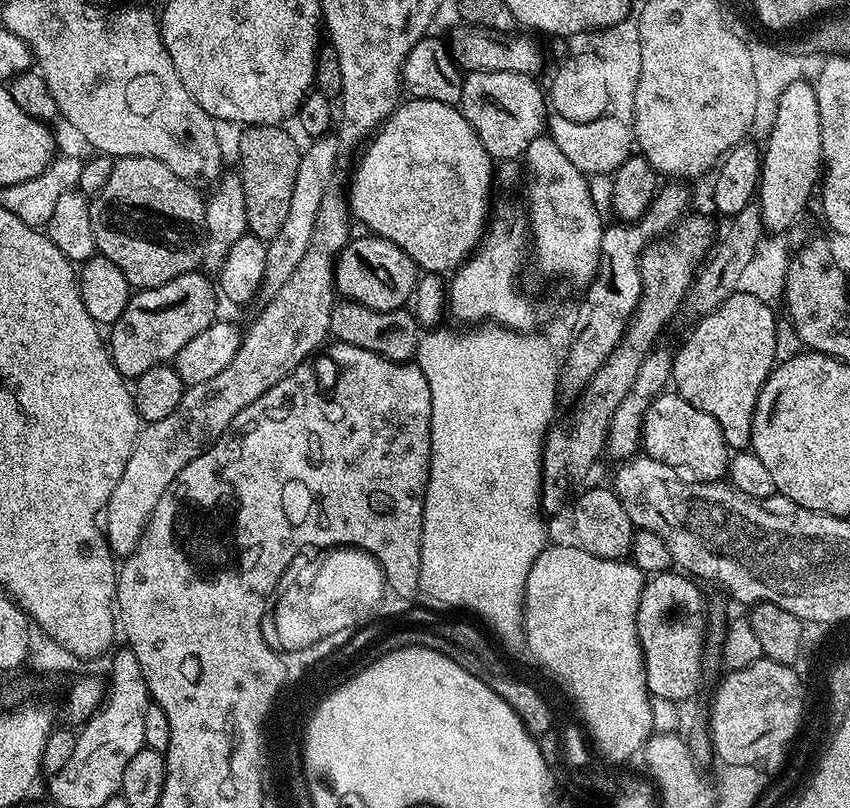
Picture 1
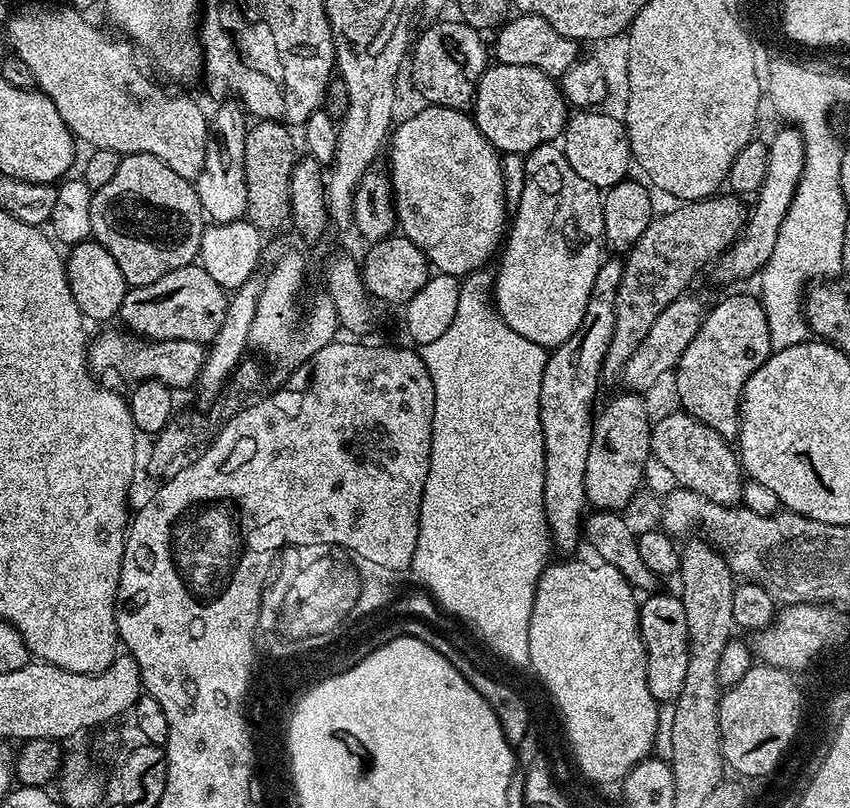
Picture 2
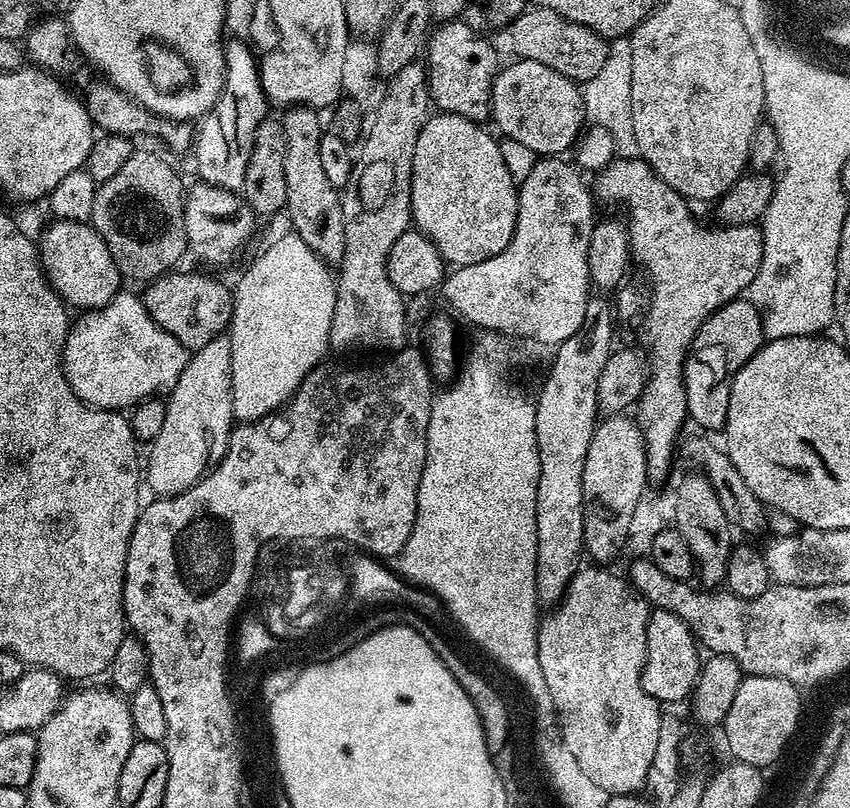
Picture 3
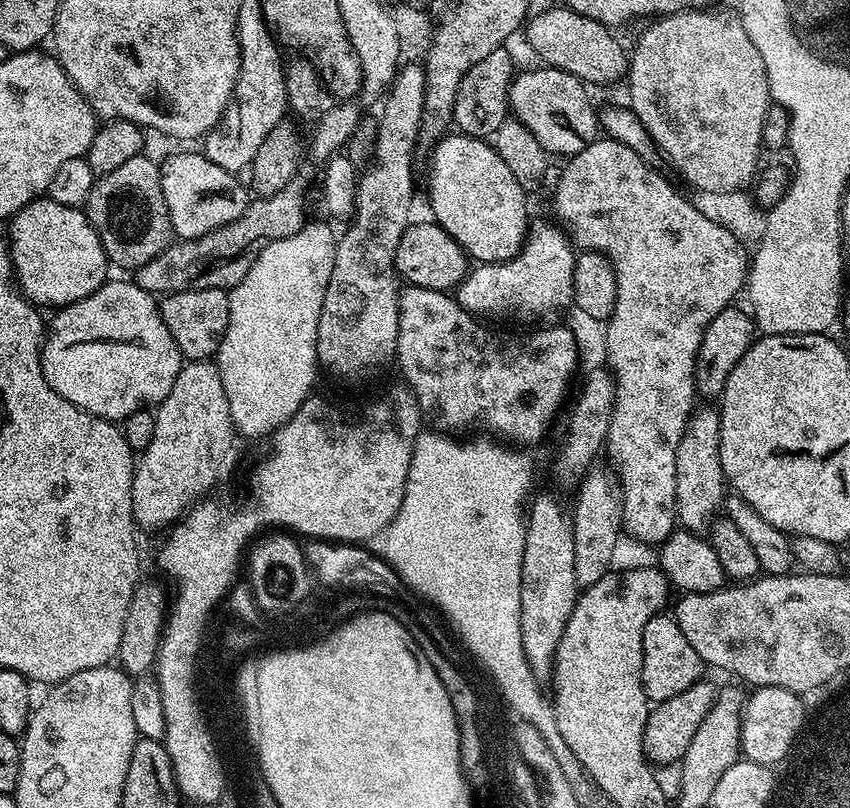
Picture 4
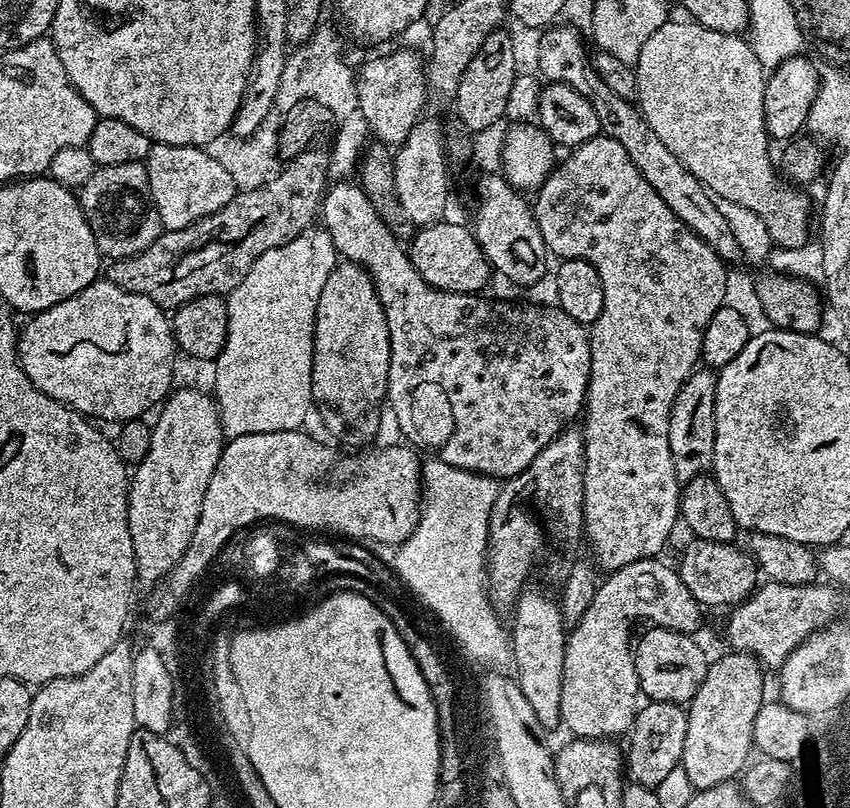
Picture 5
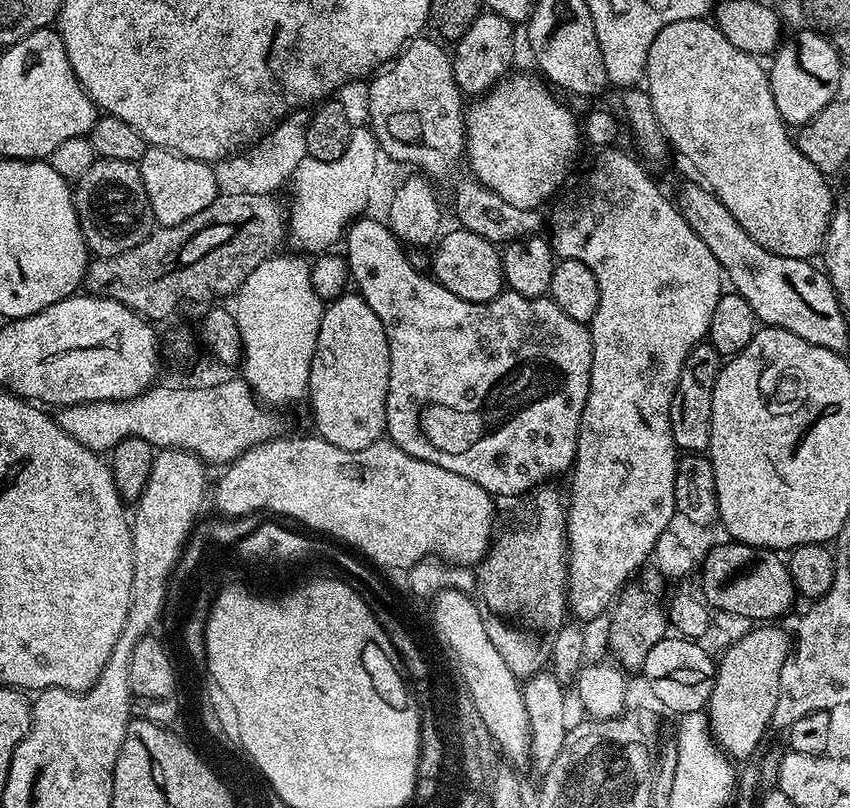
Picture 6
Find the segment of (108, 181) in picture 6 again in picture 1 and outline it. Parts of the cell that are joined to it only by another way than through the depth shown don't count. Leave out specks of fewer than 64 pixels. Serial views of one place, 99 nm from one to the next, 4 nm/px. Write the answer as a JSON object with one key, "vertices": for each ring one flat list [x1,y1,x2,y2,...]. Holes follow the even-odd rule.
{"vertices":[[119,157,110,174,110,182,102,186,97,196,91,197,90,226,96,239,99,255,110,258,122,274,126,274,133,289,162,286,170,278,178,278,187,272,195,272,203,262,204,239,206,230,205,197,191,184,178,178,169,166,154,157]]}

